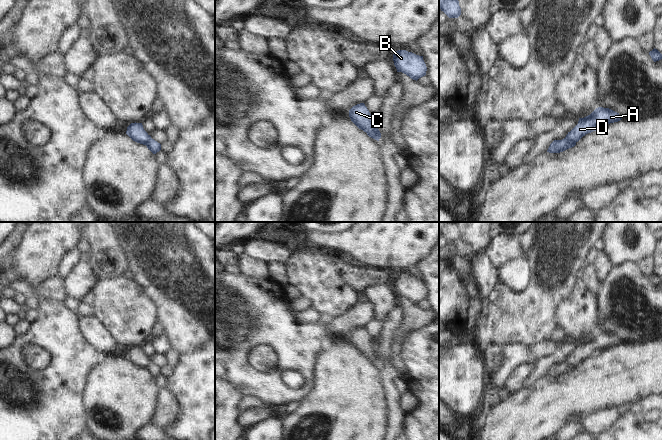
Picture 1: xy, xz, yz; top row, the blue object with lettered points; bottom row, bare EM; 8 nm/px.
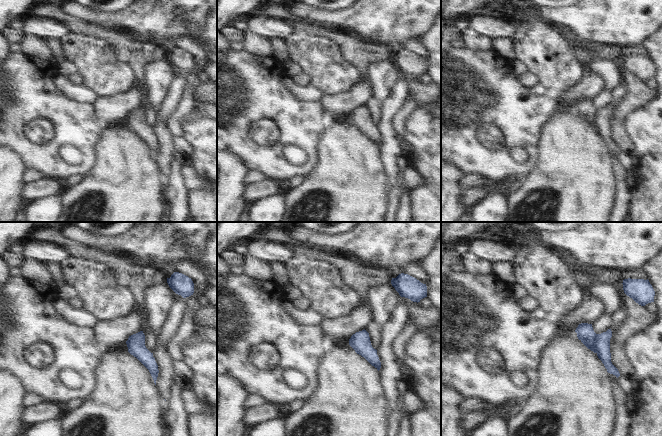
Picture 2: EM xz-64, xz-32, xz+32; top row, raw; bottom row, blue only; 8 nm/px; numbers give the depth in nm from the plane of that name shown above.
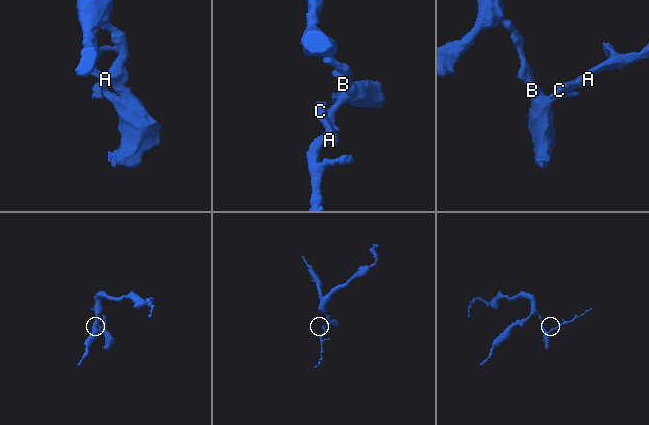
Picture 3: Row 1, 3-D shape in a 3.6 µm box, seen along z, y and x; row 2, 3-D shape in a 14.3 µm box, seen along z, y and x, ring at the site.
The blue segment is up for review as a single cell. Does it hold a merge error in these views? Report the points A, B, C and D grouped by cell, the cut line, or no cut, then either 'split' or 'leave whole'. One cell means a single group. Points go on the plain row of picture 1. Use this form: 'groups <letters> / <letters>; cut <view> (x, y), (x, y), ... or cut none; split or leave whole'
groups A C D / B; cut xz (371, 345), (374, 357), (379, 362); split

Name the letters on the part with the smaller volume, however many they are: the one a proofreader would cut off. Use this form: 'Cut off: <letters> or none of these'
Cut off: A, C, D

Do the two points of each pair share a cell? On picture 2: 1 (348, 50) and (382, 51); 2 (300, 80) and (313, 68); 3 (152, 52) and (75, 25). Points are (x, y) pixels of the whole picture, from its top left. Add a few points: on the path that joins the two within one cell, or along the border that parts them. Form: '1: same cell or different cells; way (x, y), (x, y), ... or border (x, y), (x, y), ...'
1: same cell; way (356, 51), (374, 51)
2: different cells; border (301, 72), (308, 77), (309, 84)
3: same cell; way (133, 52), (128, 52), (112, 37), (94, 30)

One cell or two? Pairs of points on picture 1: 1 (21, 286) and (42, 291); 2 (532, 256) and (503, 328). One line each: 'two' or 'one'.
1: one
2: one

